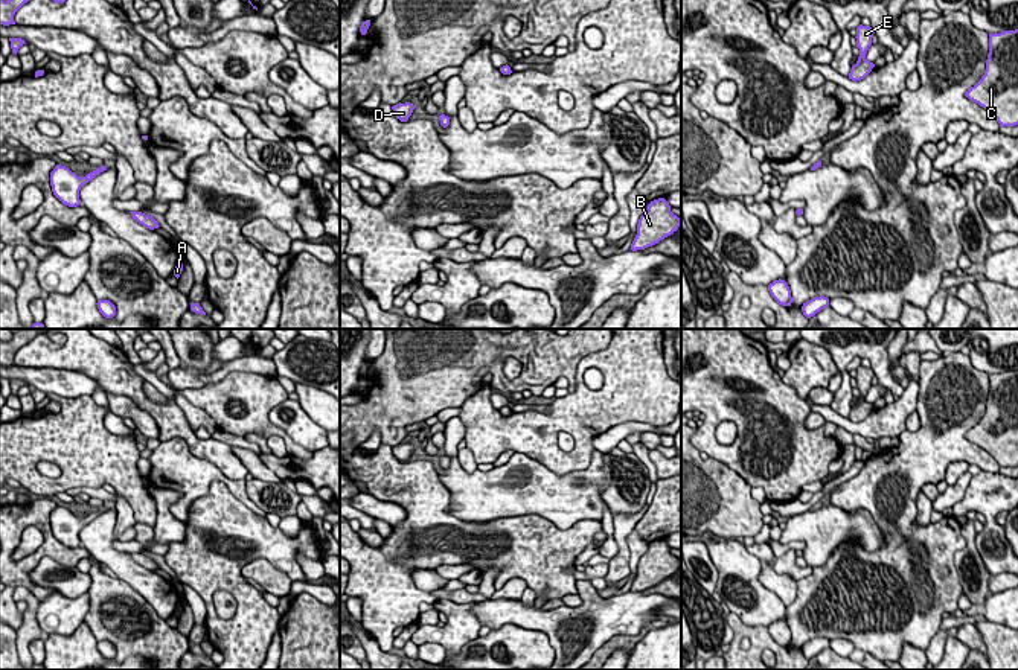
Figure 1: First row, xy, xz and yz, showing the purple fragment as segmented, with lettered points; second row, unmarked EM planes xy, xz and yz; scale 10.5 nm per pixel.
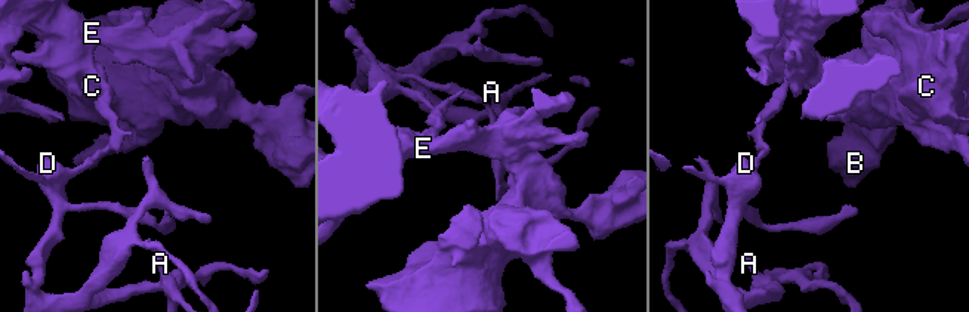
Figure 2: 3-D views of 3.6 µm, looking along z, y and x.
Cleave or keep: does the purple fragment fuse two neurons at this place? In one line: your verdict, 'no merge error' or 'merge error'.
merge error

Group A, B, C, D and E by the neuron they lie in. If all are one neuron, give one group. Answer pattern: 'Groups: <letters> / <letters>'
Groups: A D / B C E

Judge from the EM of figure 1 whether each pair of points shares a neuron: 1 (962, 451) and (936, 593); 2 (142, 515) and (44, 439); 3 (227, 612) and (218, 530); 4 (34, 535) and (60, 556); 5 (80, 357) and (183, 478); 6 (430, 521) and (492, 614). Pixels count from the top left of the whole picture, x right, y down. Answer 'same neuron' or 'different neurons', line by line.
1: same neuron
2: same neuron
3: different neurons
4: different neurons
5: different neurons
6: different neurons

